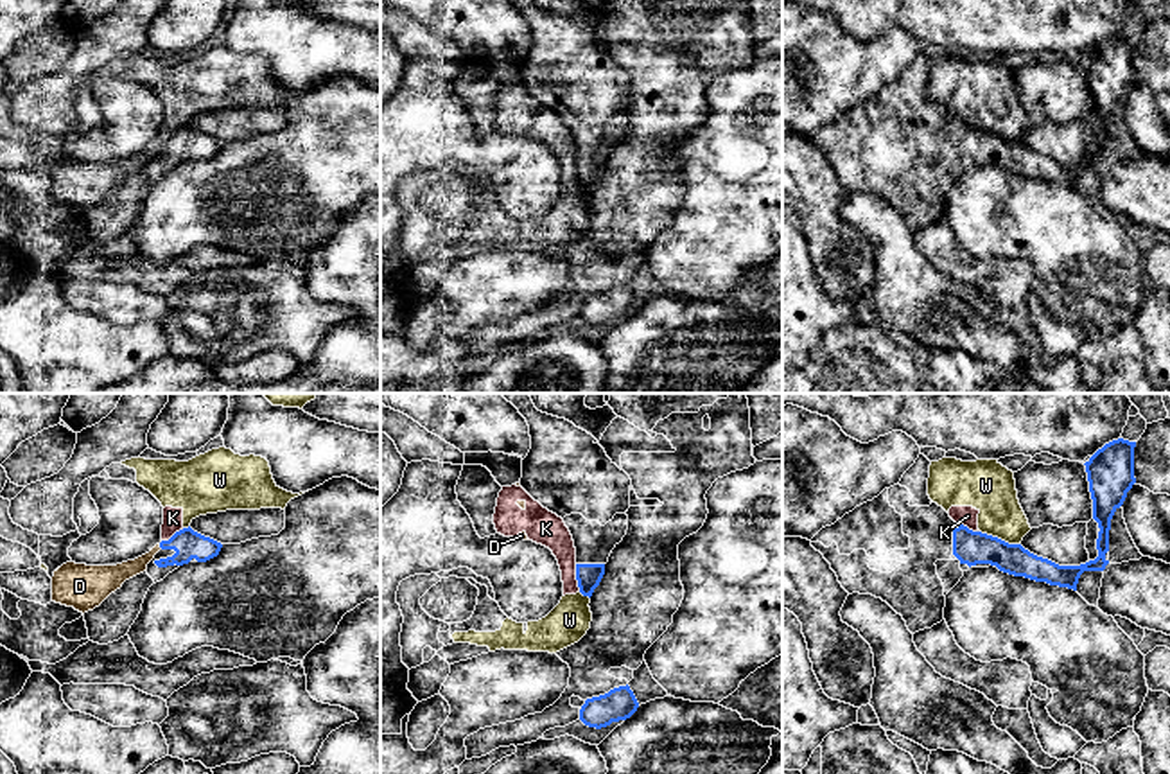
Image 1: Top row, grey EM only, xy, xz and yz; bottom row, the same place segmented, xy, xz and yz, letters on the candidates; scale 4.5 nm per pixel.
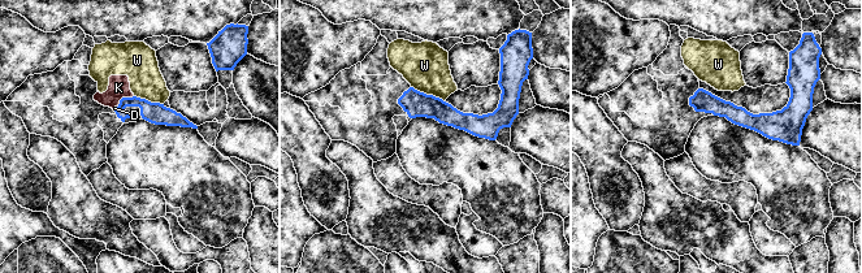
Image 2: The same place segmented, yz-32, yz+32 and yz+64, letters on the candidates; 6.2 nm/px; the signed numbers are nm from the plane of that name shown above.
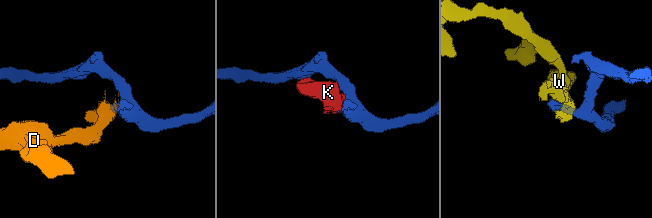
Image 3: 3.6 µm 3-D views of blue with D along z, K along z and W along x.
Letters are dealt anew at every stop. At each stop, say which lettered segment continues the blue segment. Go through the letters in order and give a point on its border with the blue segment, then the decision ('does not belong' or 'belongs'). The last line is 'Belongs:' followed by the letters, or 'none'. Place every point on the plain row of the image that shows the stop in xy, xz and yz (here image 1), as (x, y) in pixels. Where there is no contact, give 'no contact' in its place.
D: meets blue in xy at (160, 144); does not belong
K: meets blue in xz at (576, 175); does not belong
W: meets blue in yz at (1000, 137); does not belong
Belongs: none

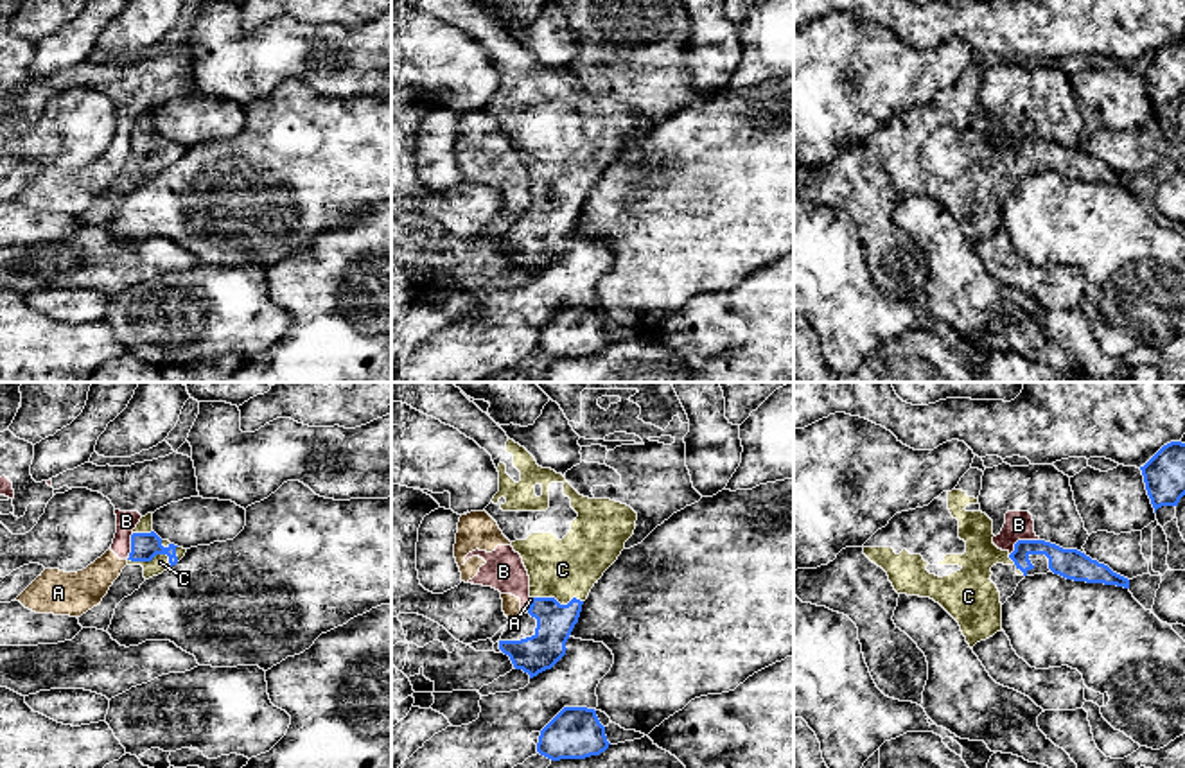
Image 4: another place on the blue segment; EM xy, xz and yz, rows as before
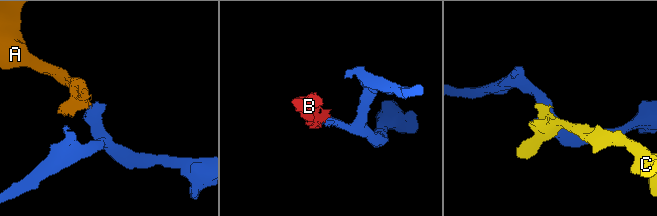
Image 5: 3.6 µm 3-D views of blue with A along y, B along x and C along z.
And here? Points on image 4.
A: meets blue in xz at (530, 203); does not belong
B: meets blue in yz at (1020, 139); does not belong
C: meets blue in xz at (555, 198); belongs
Belongs: C

